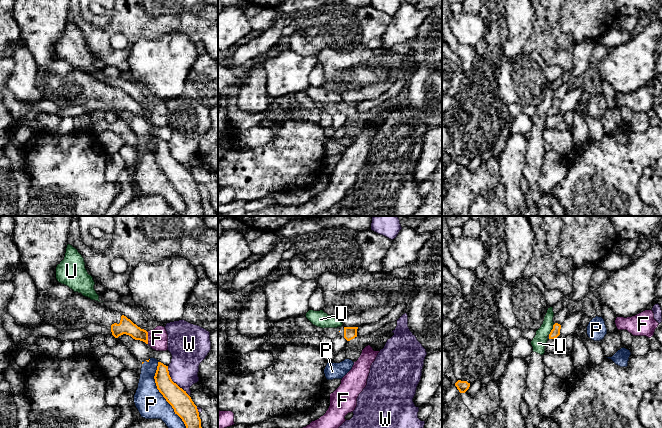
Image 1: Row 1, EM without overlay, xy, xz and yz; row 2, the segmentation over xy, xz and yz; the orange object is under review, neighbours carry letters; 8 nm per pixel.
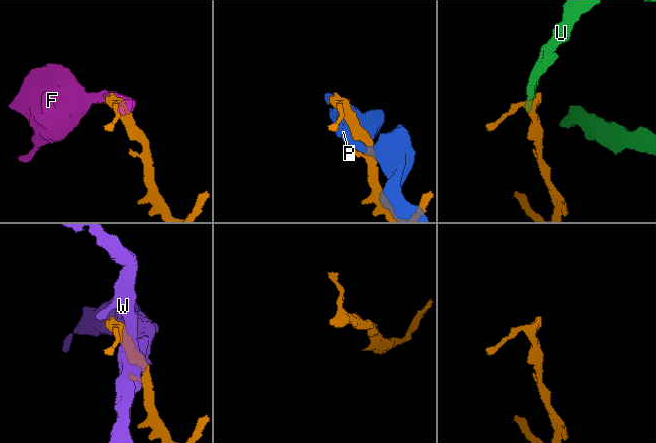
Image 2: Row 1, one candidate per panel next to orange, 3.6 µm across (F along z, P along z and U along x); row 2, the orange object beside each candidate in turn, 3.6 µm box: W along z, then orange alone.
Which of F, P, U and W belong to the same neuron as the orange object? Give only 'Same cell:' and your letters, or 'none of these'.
Same cell: none of these

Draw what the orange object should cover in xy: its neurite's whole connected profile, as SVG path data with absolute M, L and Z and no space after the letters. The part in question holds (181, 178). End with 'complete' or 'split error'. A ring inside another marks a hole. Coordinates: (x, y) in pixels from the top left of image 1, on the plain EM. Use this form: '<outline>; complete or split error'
M158 138L154 155L159 168L186 202L186 211L178 216L205 216L197 182L186 167L172 157L168 142Z; complete

